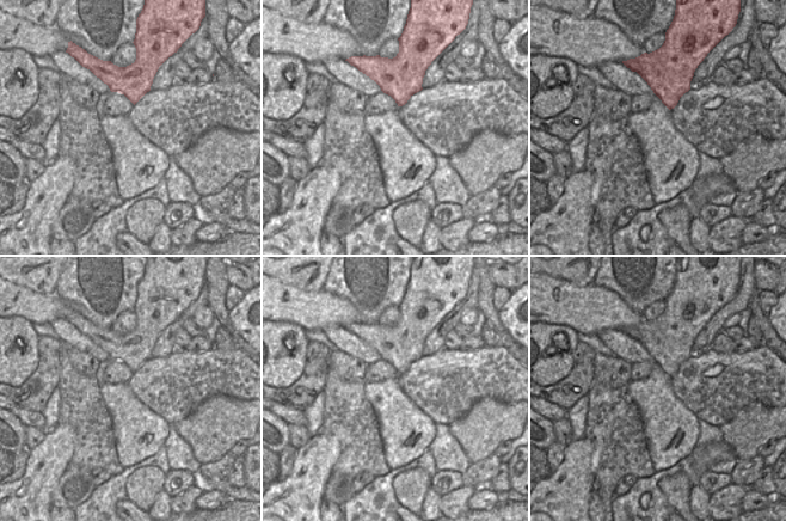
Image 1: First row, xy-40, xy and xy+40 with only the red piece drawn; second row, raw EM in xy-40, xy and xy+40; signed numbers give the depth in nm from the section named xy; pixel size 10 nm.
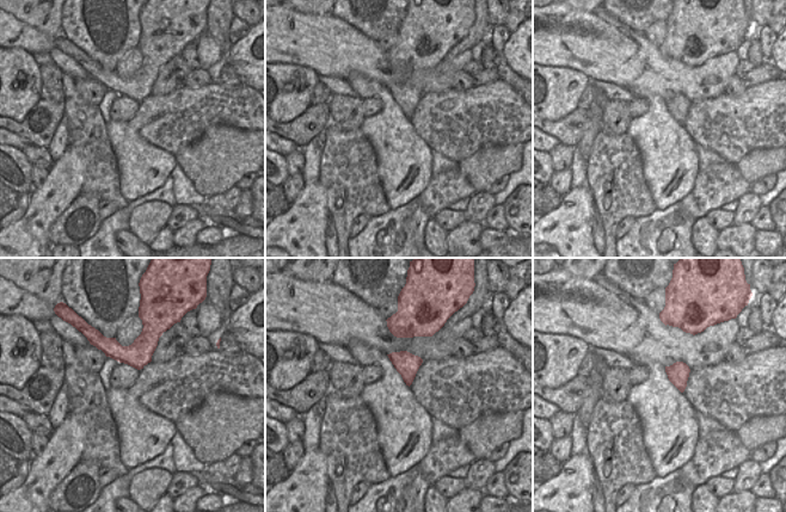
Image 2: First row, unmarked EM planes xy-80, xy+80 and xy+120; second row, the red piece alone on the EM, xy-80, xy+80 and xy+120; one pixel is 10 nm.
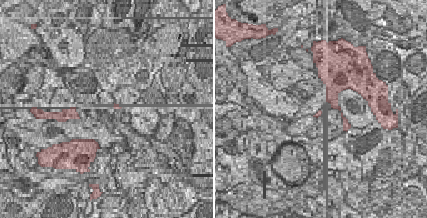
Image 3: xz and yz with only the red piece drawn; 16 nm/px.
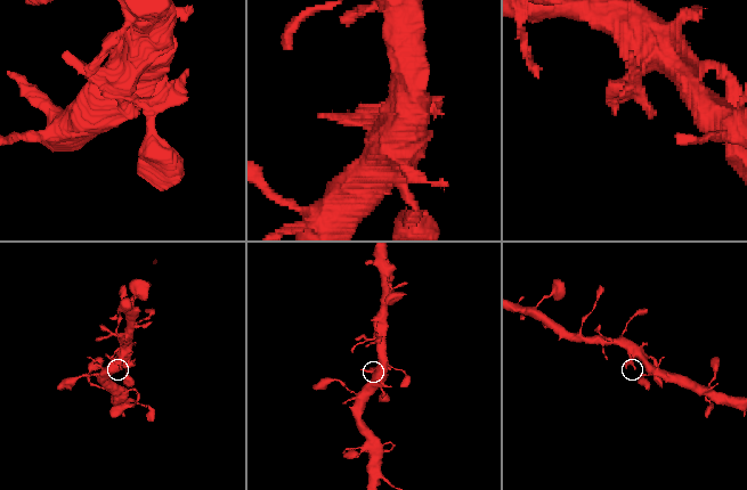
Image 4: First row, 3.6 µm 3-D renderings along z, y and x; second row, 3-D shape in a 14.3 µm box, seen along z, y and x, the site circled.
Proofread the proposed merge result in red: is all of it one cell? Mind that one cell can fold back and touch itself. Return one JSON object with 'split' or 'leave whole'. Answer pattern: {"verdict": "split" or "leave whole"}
{"verdict": "split"}

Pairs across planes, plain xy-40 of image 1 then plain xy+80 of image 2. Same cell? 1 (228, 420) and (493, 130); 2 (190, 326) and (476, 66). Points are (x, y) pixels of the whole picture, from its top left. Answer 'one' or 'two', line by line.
1: two
2: one

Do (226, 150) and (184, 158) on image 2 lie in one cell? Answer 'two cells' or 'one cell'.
one cell

